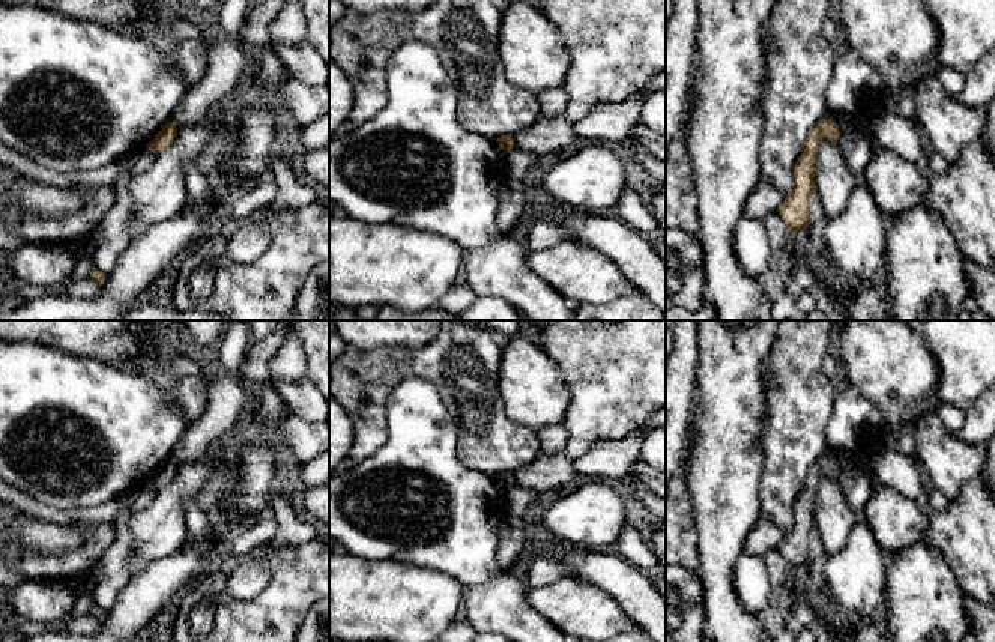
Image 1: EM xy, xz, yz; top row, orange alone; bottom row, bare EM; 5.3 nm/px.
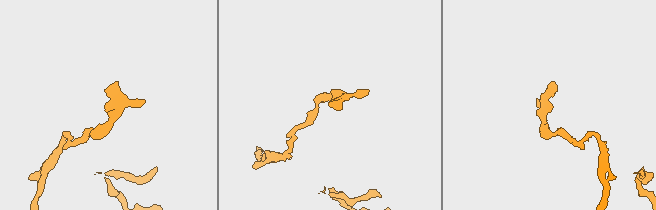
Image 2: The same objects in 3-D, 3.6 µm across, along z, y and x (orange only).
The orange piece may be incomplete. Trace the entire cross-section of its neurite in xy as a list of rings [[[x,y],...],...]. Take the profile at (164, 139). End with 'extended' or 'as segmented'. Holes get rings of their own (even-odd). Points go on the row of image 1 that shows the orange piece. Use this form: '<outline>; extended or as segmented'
[[[168,120],[165,126],[155,135],[147,147],[158,156],[168,149],[177,135],[177,128]]]; as segmented

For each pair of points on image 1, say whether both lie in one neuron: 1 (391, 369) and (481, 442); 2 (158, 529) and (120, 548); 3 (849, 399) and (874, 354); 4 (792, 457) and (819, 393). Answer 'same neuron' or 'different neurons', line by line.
1: same neuron
2: different neurons
3: different neurons
4: same neuron

